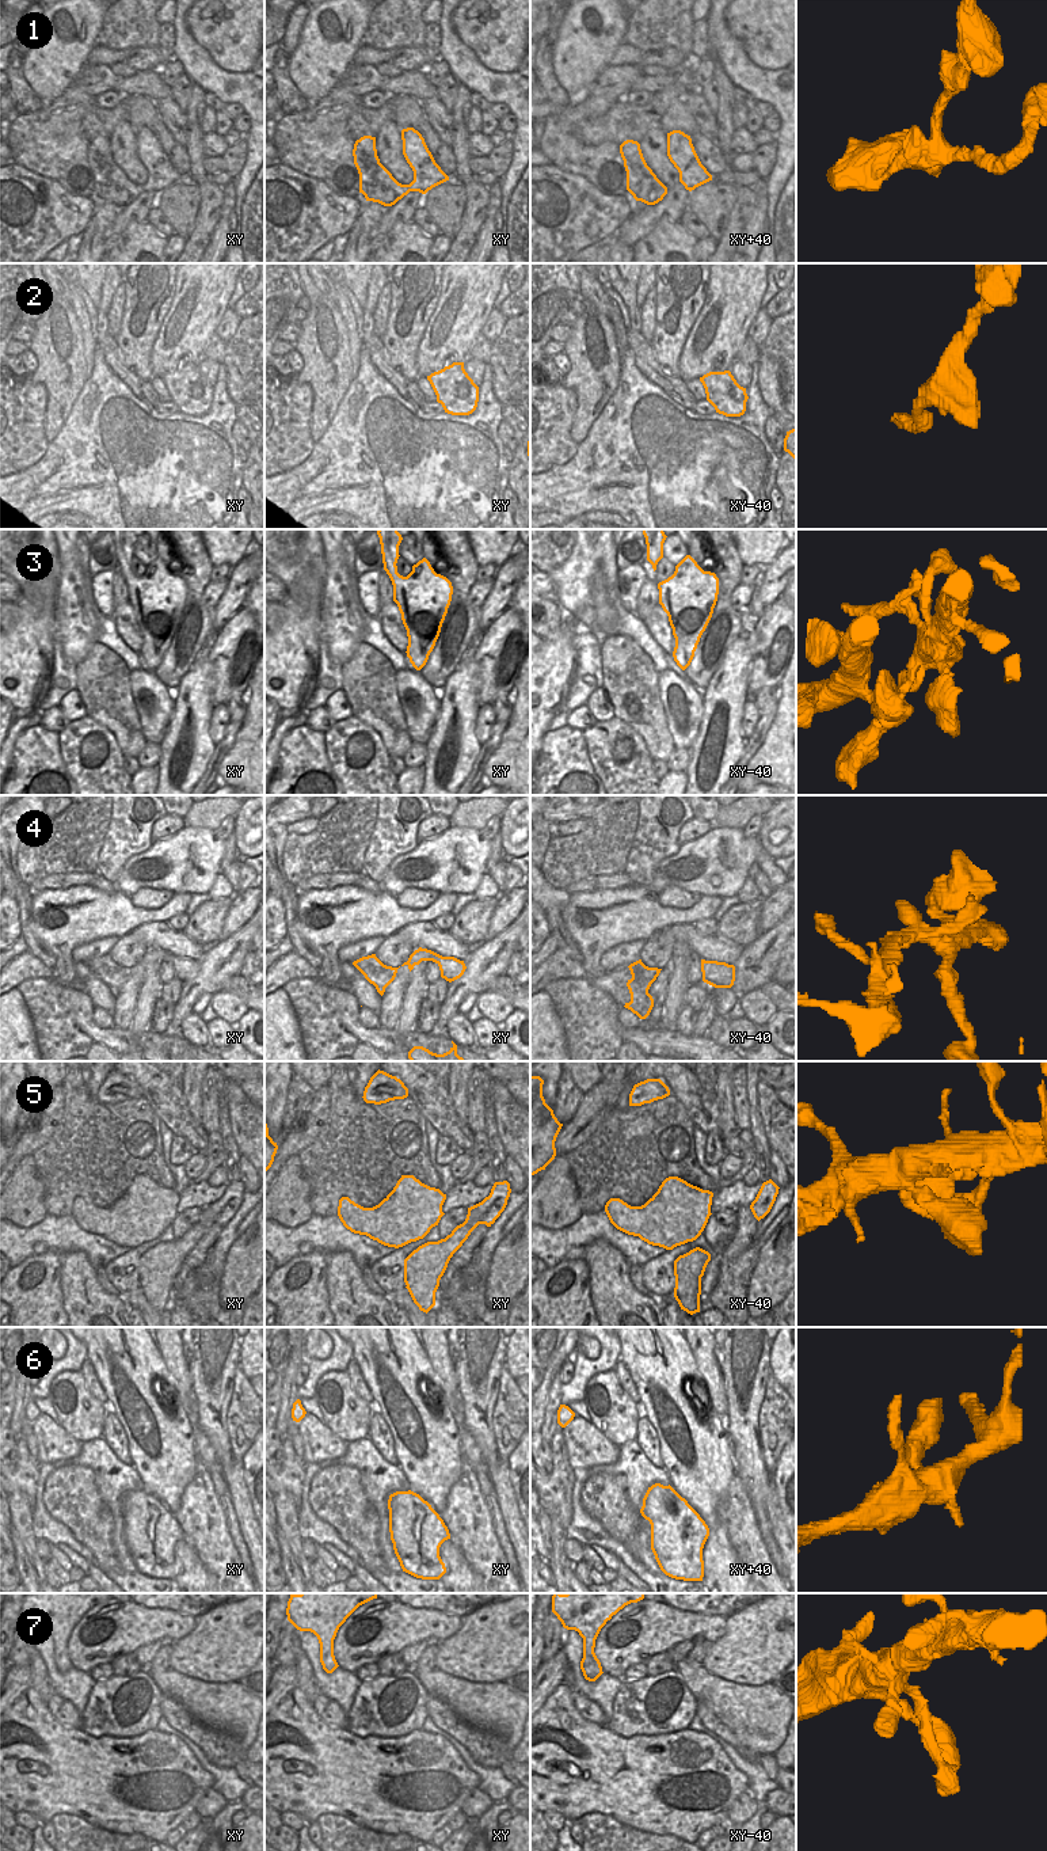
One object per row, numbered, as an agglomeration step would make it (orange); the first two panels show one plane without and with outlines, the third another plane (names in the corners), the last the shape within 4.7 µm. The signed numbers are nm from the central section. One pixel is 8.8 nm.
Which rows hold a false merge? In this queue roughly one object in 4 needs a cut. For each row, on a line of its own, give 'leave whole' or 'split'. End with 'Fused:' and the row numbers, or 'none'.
1: leave whole
2: leave whole
3: leave whole
4: leave whole
5: leave whole
6: leave whole
7: leave whole
Fused: none

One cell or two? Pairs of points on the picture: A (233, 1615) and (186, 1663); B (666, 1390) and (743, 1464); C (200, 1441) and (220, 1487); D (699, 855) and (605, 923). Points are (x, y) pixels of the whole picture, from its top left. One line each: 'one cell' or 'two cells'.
A: one cell
B: two cells
C: one cell
D: two cells

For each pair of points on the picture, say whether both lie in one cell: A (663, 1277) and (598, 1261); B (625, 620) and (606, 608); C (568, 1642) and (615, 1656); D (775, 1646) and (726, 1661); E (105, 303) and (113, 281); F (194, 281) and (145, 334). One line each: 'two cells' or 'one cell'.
A: two cells
B: two cells
C: two cells
D: one cell
E: one cell
F: two cells

